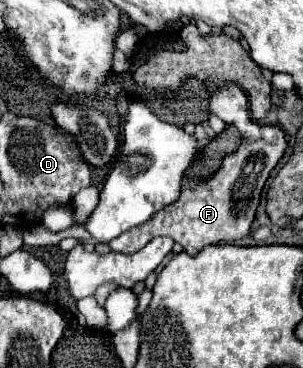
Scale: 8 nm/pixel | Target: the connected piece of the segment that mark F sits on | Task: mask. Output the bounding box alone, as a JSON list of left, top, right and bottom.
[110,84,286,256]

